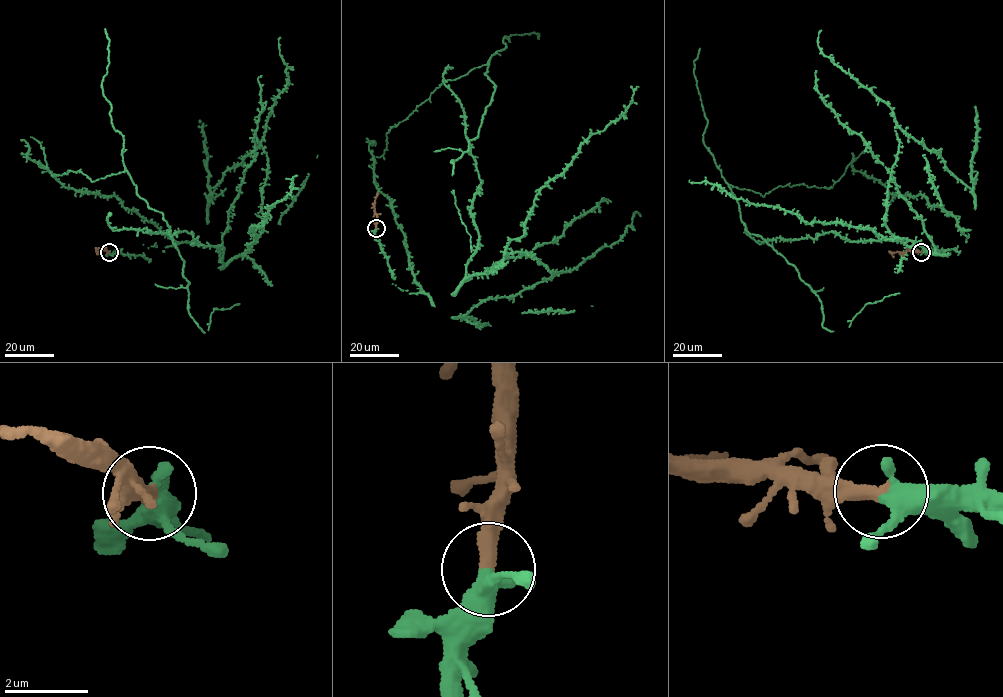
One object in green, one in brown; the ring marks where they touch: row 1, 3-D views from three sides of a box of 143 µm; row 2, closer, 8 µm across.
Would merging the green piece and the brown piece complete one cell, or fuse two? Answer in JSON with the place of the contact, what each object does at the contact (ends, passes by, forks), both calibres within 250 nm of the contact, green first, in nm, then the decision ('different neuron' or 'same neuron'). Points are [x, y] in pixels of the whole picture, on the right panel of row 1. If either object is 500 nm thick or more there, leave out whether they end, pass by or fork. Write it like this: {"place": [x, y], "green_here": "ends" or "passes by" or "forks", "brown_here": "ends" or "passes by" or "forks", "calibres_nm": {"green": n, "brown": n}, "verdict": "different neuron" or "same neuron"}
{"place": [921, 252], "green_here": "passes by", "brown_here": "ends", "calibres_nm": {"green": 360, "brown": 360}, "verdict": "same neuron"}

